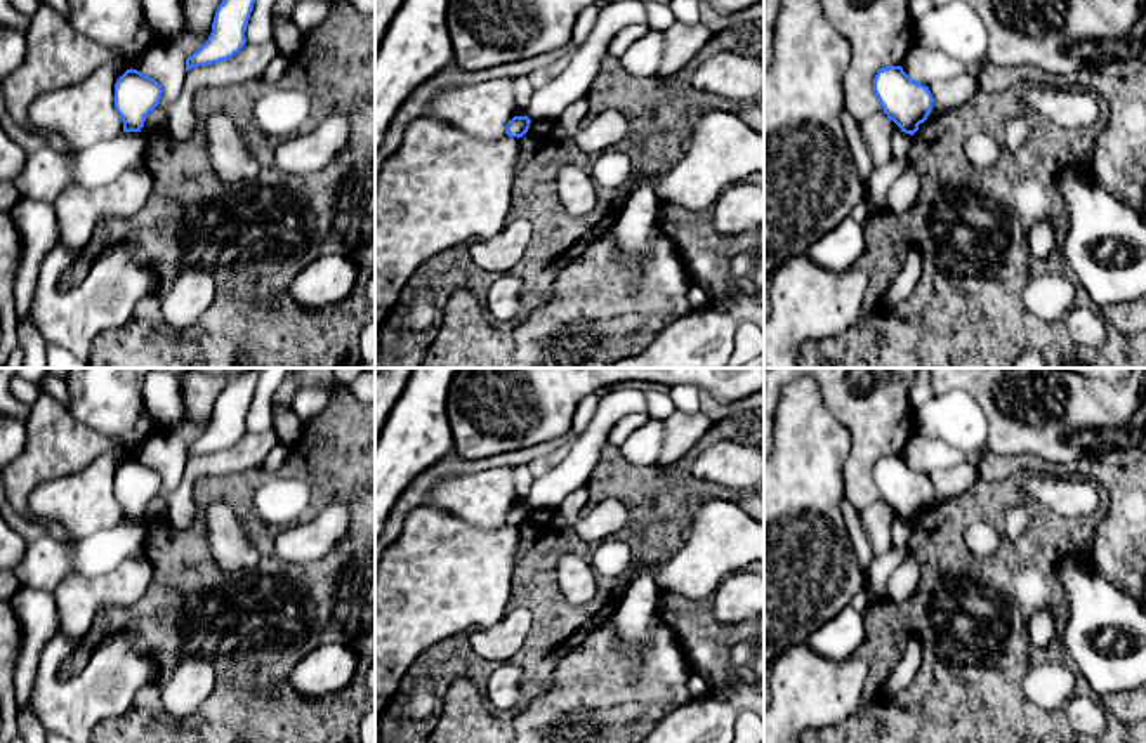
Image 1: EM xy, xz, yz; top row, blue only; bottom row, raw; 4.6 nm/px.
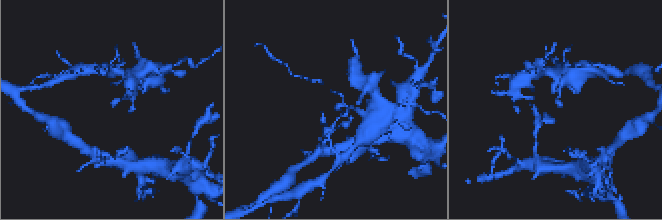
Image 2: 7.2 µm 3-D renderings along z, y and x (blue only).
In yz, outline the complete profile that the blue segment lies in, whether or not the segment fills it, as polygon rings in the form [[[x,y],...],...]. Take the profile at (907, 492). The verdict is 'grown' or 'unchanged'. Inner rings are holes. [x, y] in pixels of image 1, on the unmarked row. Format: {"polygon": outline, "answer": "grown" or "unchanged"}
{"polygon": [[[886,455],[873,467],[873,481],[901,521],[913,524],[932,498],[929,476],[912,469],[901,455]]], "answer": "unchanged"}

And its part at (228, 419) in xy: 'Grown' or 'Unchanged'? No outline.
Unchanged

